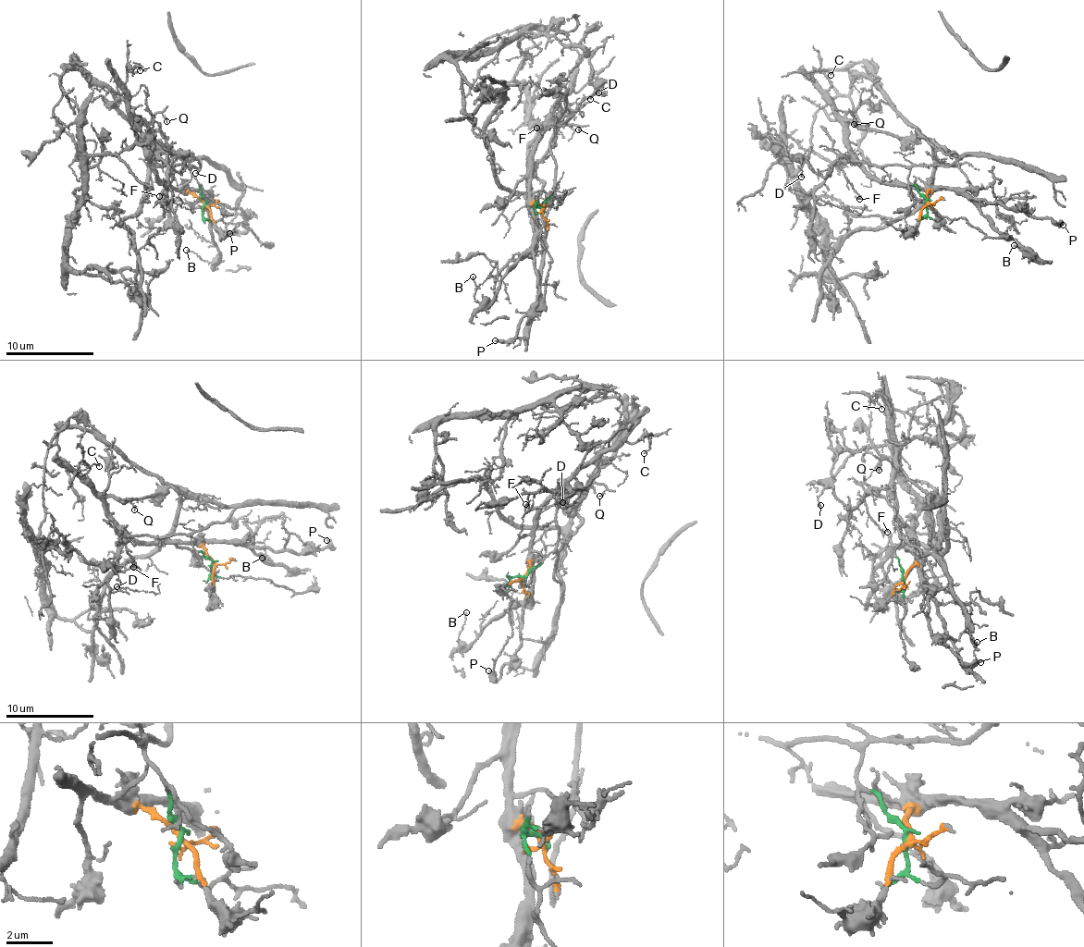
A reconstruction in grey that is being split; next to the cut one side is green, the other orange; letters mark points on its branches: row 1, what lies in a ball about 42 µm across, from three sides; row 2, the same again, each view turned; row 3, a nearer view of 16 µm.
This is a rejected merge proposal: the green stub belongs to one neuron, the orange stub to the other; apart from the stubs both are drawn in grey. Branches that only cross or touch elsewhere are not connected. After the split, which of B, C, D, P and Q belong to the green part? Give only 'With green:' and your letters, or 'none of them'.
With green: D

